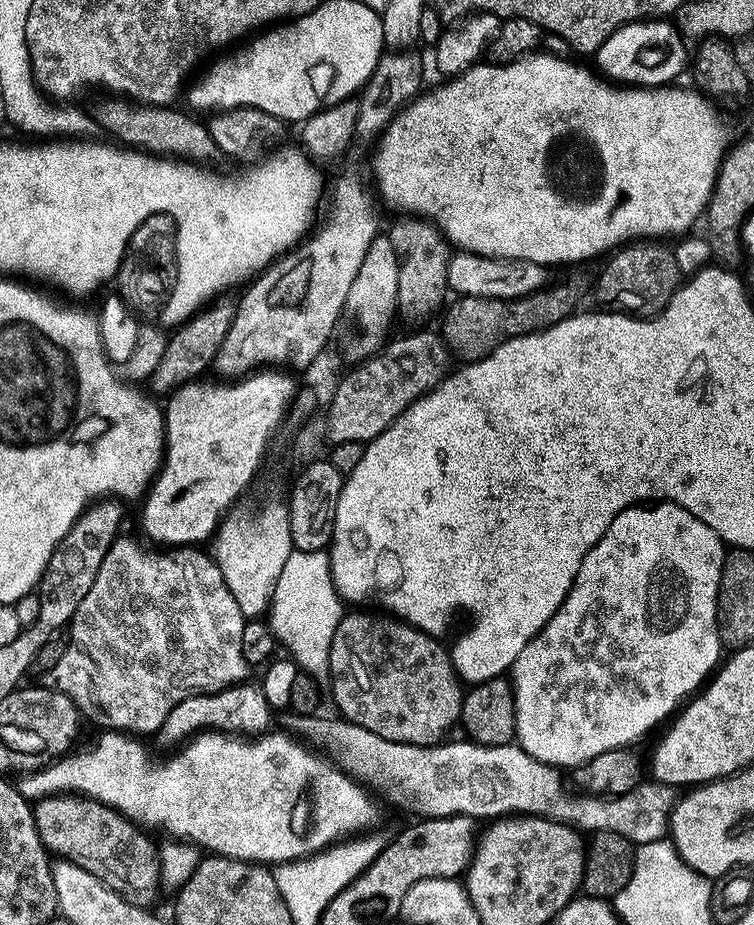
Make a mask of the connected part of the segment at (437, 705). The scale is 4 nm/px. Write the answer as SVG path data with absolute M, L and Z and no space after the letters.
M372 610L349 611L334 634L334 646L330 646L330 685L332 684L332 700L336 703L337 710L340 711L337 713L349 724L357 724L362 730L370 730L370 734L378 734L378 738L386 738L386 742L413 744L423 748L435 748L437 744L445 743L449 739L448 731L460 724L466 688L459 674L456 673L456 668L452 665L451 651L440 644L443 643L437 637L428 636L422 629L412 624L405 624L403 620L393 618L391 615L377 614Z

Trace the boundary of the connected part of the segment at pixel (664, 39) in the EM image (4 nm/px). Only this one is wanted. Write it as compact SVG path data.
M653 18L643 22L627 24L618 30L595 53L594 60L600 63L599 71L609 81L633 88L664 88L677 83L676 80L690 68L690 48L684 33L675 23L664 18Z

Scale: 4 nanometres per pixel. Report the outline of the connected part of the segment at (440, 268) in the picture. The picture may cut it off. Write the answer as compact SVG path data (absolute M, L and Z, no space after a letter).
M400 218L390 229L392 245L398 254L400 273L398 274L399 307L408 312L436 312L444 295L449 295L448 261L450 245L444 233L435 224L423 218Z

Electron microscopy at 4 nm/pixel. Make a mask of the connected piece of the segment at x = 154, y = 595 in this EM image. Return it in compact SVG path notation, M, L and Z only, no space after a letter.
M117 538L114 546L106 554L106 562L102 562L102 570L98 570L98 578L94 578L94 586L90 594L78 606L78 614L72 619L70 633L67 637L68 649L62 654L62 662L54 666L54 670L43 673L43 687L66 694L77 706L81 713L88 715L98 724L108 730L115 730L125 734L135 734L140 738L149 738L155 734L163 733L166 718L182 702L186 702L195 696L213 696L215 692L224 692L228 688L234 688L237 684L243 684L249 679L250 665L246 662L246 654L242 654L242 634L244 633L245 618L242 610L238 610L238 602L234 594L230 594L230 586L222 578L222 570L216 565L215 559L208 556L196 546L186 548L173 548L171 550L153 550L151 547L143 548L136 540L124 540Z

